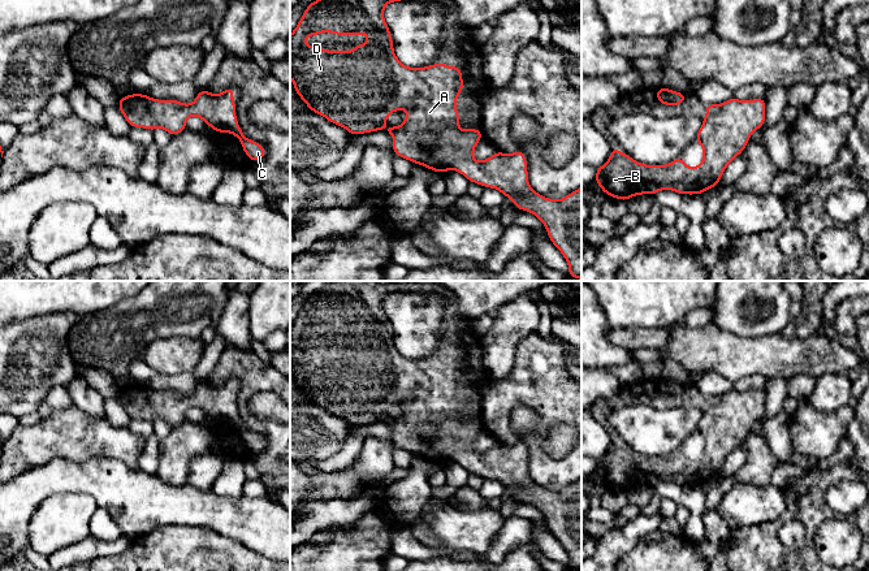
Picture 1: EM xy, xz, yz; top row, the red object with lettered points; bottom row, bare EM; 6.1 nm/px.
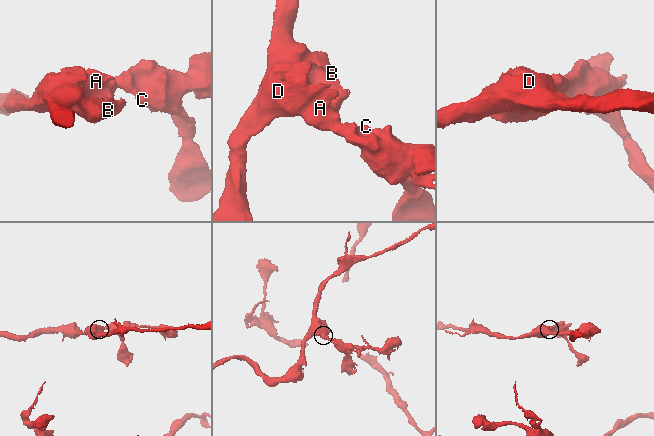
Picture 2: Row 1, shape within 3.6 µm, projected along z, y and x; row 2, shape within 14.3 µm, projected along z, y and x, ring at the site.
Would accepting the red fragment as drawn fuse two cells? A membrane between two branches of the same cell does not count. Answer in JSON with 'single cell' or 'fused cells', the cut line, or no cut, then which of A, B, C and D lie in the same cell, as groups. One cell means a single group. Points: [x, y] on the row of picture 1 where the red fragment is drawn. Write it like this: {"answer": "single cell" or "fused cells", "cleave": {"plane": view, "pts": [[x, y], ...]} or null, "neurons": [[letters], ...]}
{"answer": "single cell", "cleave": null, "neurons": [["A", "B", "C", "D"]]}

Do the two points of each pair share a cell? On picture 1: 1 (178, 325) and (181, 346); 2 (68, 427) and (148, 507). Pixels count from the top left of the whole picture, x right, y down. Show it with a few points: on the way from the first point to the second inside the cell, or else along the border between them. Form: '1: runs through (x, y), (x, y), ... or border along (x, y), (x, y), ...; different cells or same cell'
1: border along (200, 337), (155, 337), (150, 344); different cells
2: border along (68, 459), (116, 458), (128, 464); different cells

